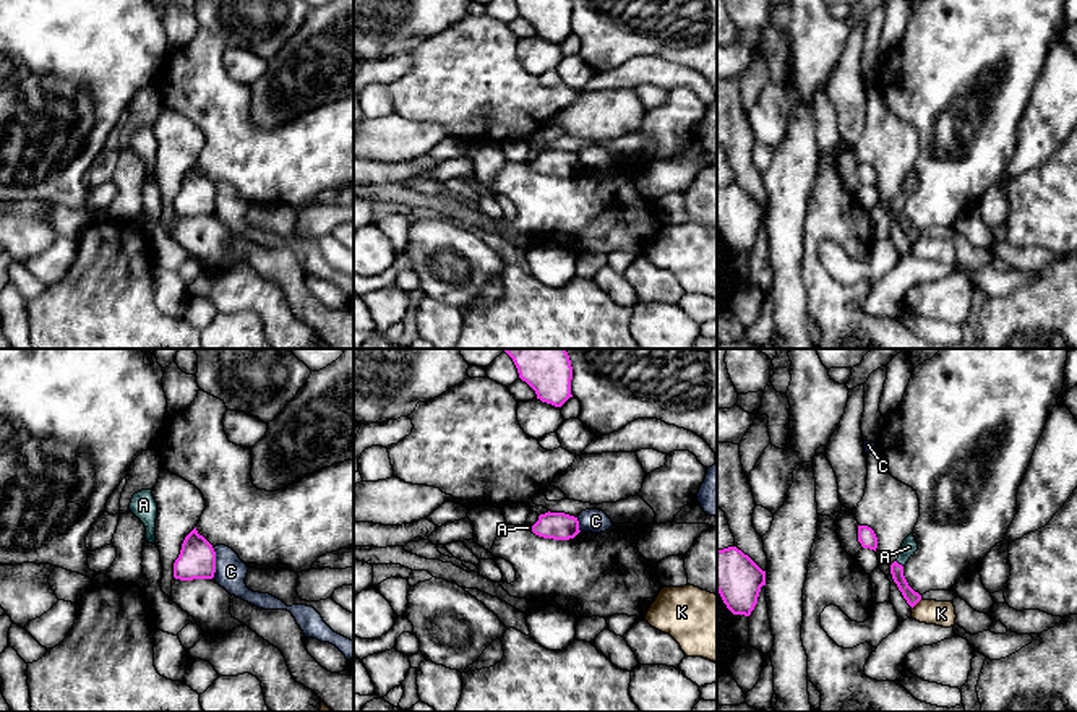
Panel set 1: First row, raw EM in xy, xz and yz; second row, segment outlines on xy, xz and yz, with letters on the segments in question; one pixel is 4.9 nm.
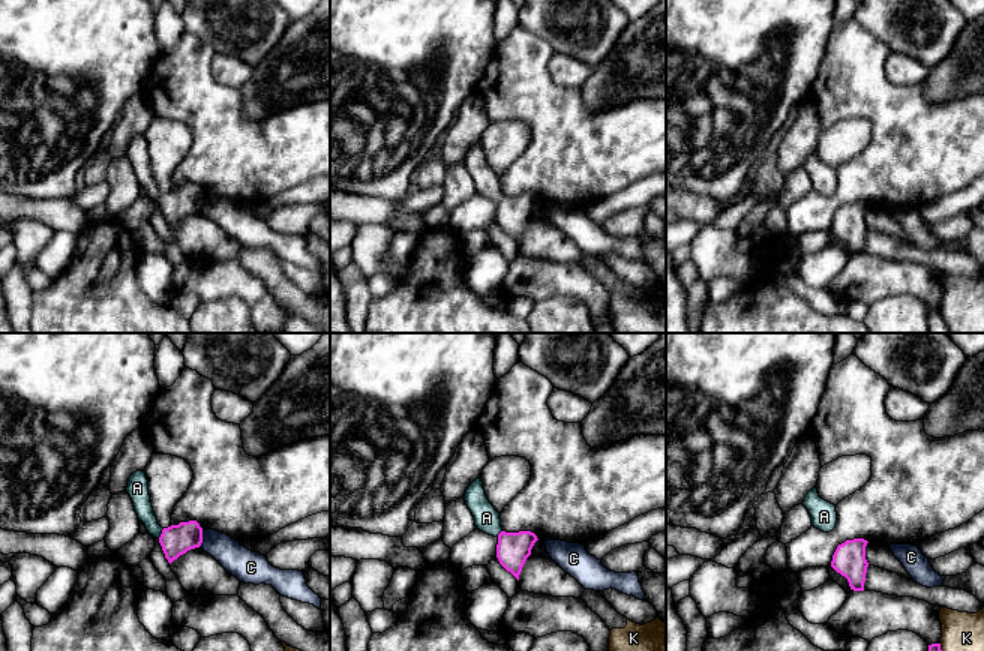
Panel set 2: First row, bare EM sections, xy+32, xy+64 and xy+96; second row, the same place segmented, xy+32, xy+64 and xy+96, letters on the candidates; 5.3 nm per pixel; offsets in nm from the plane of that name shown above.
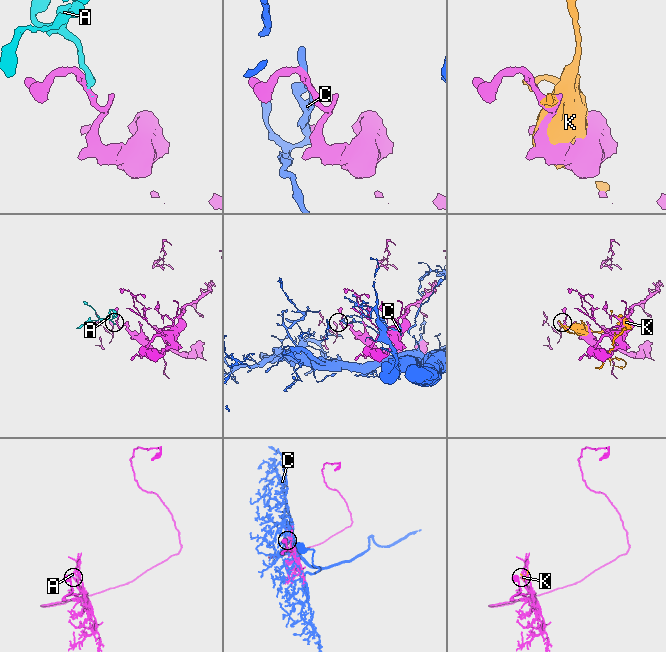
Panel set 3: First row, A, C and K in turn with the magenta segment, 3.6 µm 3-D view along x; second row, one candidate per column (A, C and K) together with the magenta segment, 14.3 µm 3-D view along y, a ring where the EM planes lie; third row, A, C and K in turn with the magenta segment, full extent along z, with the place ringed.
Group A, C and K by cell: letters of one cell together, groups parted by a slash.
A / C / K

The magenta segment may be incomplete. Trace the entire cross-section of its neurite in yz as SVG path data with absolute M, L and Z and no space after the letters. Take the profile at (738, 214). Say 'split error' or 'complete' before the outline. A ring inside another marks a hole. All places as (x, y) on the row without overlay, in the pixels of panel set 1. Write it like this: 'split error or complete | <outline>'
complete | M736 183L717 187L717 229L733 251L749 253L766 222L762 208Z

